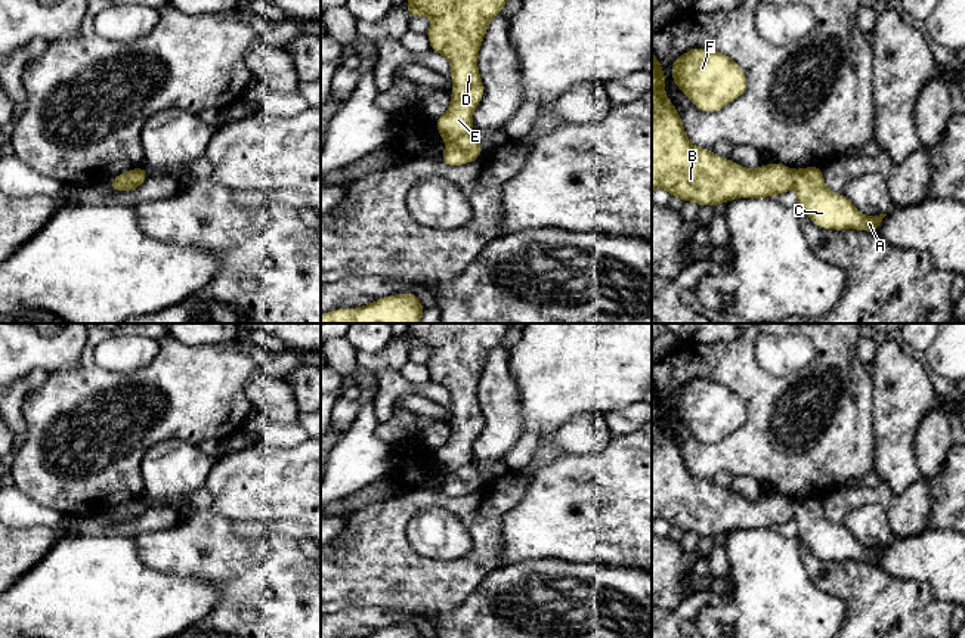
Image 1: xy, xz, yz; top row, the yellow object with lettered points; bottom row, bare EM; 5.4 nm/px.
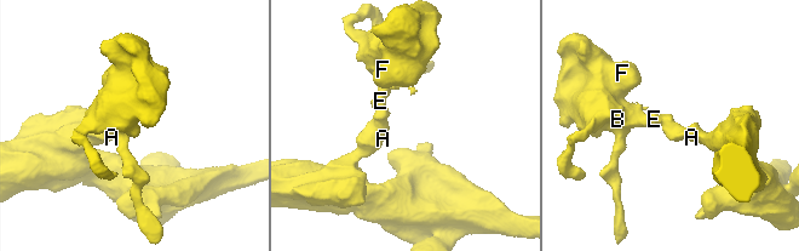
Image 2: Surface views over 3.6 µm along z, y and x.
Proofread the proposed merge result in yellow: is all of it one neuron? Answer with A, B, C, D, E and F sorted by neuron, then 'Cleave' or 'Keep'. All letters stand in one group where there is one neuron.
Groups: A C / B D E F. Cleave

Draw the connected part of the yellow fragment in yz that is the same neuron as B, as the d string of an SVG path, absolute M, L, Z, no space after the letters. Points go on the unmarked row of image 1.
M652 381L652 523L666 520L672 529L702 536L717 536L734 529L777 527L794 520L792 501L783 495L761 495L758 501L749 501L717 487L712 480L702 480L689 473L677 439L665 425L665 406L661 393Z

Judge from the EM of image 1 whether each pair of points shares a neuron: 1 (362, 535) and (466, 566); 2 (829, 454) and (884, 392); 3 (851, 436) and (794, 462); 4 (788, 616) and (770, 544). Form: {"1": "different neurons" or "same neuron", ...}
{"1": "same neuron", "2": "different neurons", "3": "same neuron", "4": "same neuron"}

